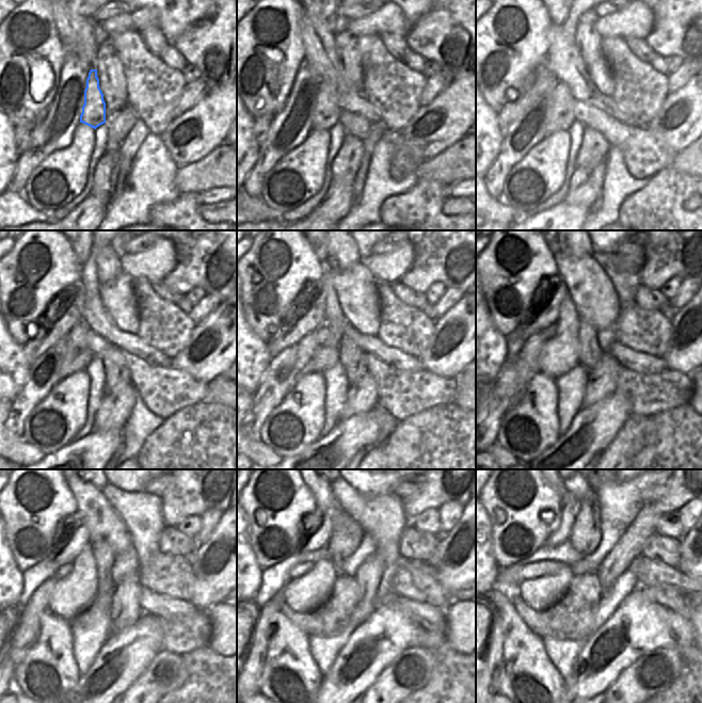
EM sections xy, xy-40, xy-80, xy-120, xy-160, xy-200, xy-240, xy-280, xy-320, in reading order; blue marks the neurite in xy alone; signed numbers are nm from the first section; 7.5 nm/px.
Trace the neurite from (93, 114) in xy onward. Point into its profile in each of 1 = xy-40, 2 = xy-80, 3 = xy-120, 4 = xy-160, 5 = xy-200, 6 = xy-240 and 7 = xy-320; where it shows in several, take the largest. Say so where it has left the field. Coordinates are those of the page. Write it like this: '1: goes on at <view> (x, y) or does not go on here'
1: goes on at xy-40 (328, 111)
2: goes on at xy-80 (562, 115)
3: goes on at xy-120 (78, 357)
4: goes on at xy-160 (308, 346)
5: goes on at xy-200 (528, 354)
6: goes on at xy-240 (37, 604)
7: goes on at xy-320 (497, 633)

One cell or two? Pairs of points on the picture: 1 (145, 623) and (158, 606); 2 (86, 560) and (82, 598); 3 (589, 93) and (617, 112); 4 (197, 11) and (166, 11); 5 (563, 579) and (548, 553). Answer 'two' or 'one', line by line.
1: two
2: one
3: one
4: one
5: two

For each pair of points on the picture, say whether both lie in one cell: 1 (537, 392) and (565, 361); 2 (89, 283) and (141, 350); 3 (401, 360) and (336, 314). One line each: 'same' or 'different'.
1: different
2: same
3: same

